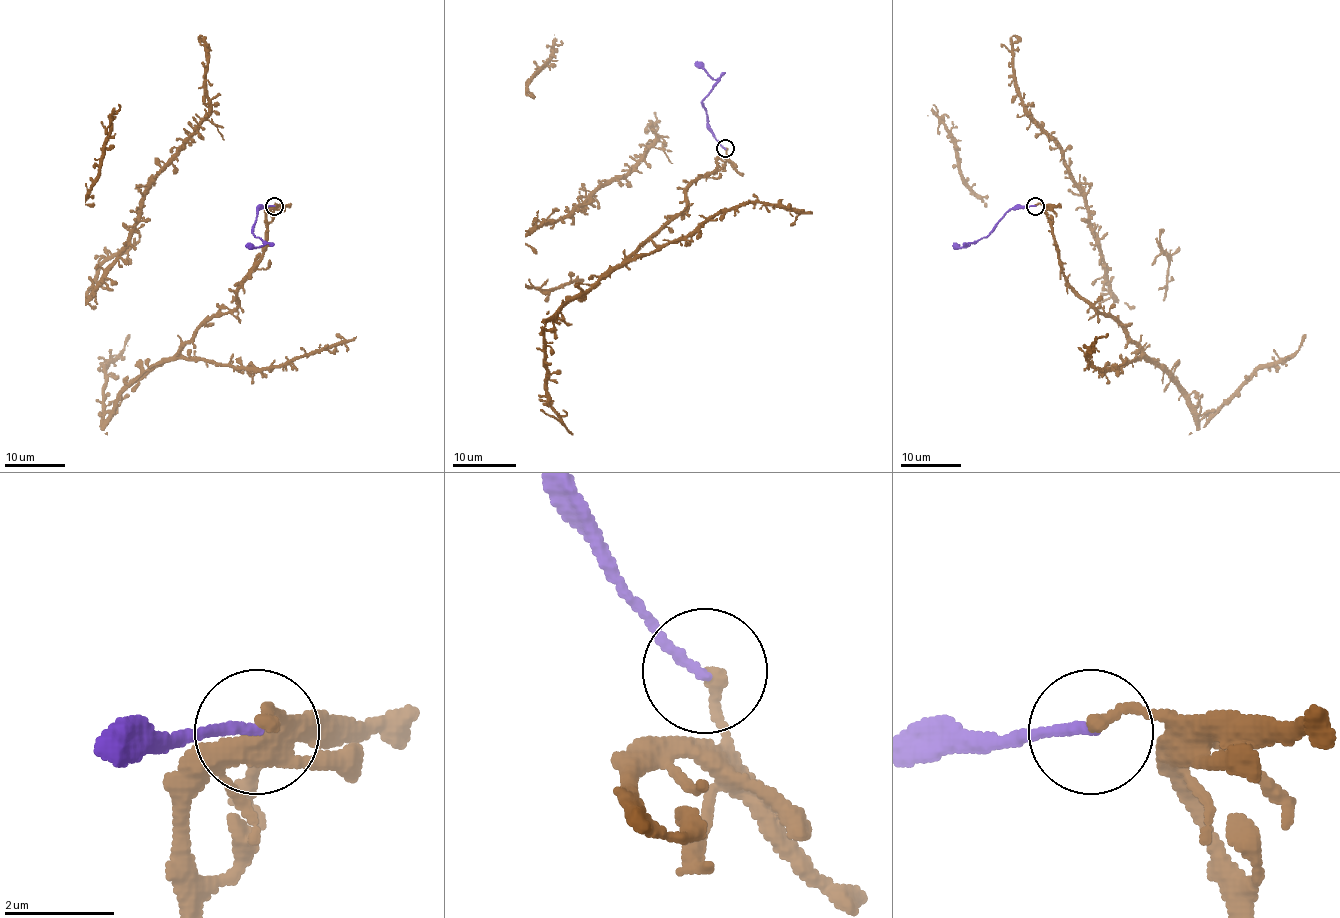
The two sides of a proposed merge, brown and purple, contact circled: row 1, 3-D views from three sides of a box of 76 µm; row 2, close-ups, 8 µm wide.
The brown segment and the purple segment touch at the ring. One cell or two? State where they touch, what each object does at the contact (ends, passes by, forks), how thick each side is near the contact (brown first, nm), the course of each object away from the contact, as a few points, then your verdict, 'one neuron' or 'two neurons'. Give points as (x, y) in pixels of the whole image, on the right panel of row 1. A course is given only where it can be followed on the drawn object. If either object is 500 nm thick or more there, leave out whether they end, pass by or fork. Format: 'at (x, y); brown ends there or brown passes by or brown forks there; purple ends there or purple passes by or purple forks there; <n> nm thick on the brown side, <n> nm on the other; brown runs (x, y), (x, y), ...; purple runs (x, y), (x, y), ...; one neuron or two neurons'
at (1035, 206); brown ends there; purple ends there; 240 nm thick on the brown side, 170 nm on the other; brown runs (1035, 205), (1047, 213), (1065, 281), (1109, 314), (1198, 414), (1210, 417), (1305, 334); purple runs (1035, 205), (1009, 210), (988, 234), (961, 248), (952, 245); two neurons

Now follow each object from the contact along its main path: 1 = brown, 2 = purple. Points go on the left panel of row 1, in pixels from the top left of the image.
1: (274, 205), (261, 260), (238, 290), (238, 305), (214, 314), (104, 417), (105, 368), (129, 334)
2: (274, 205), (262, 205), (257, 210), (253, 234), (265, 242), (256, 248), (247, 245)

